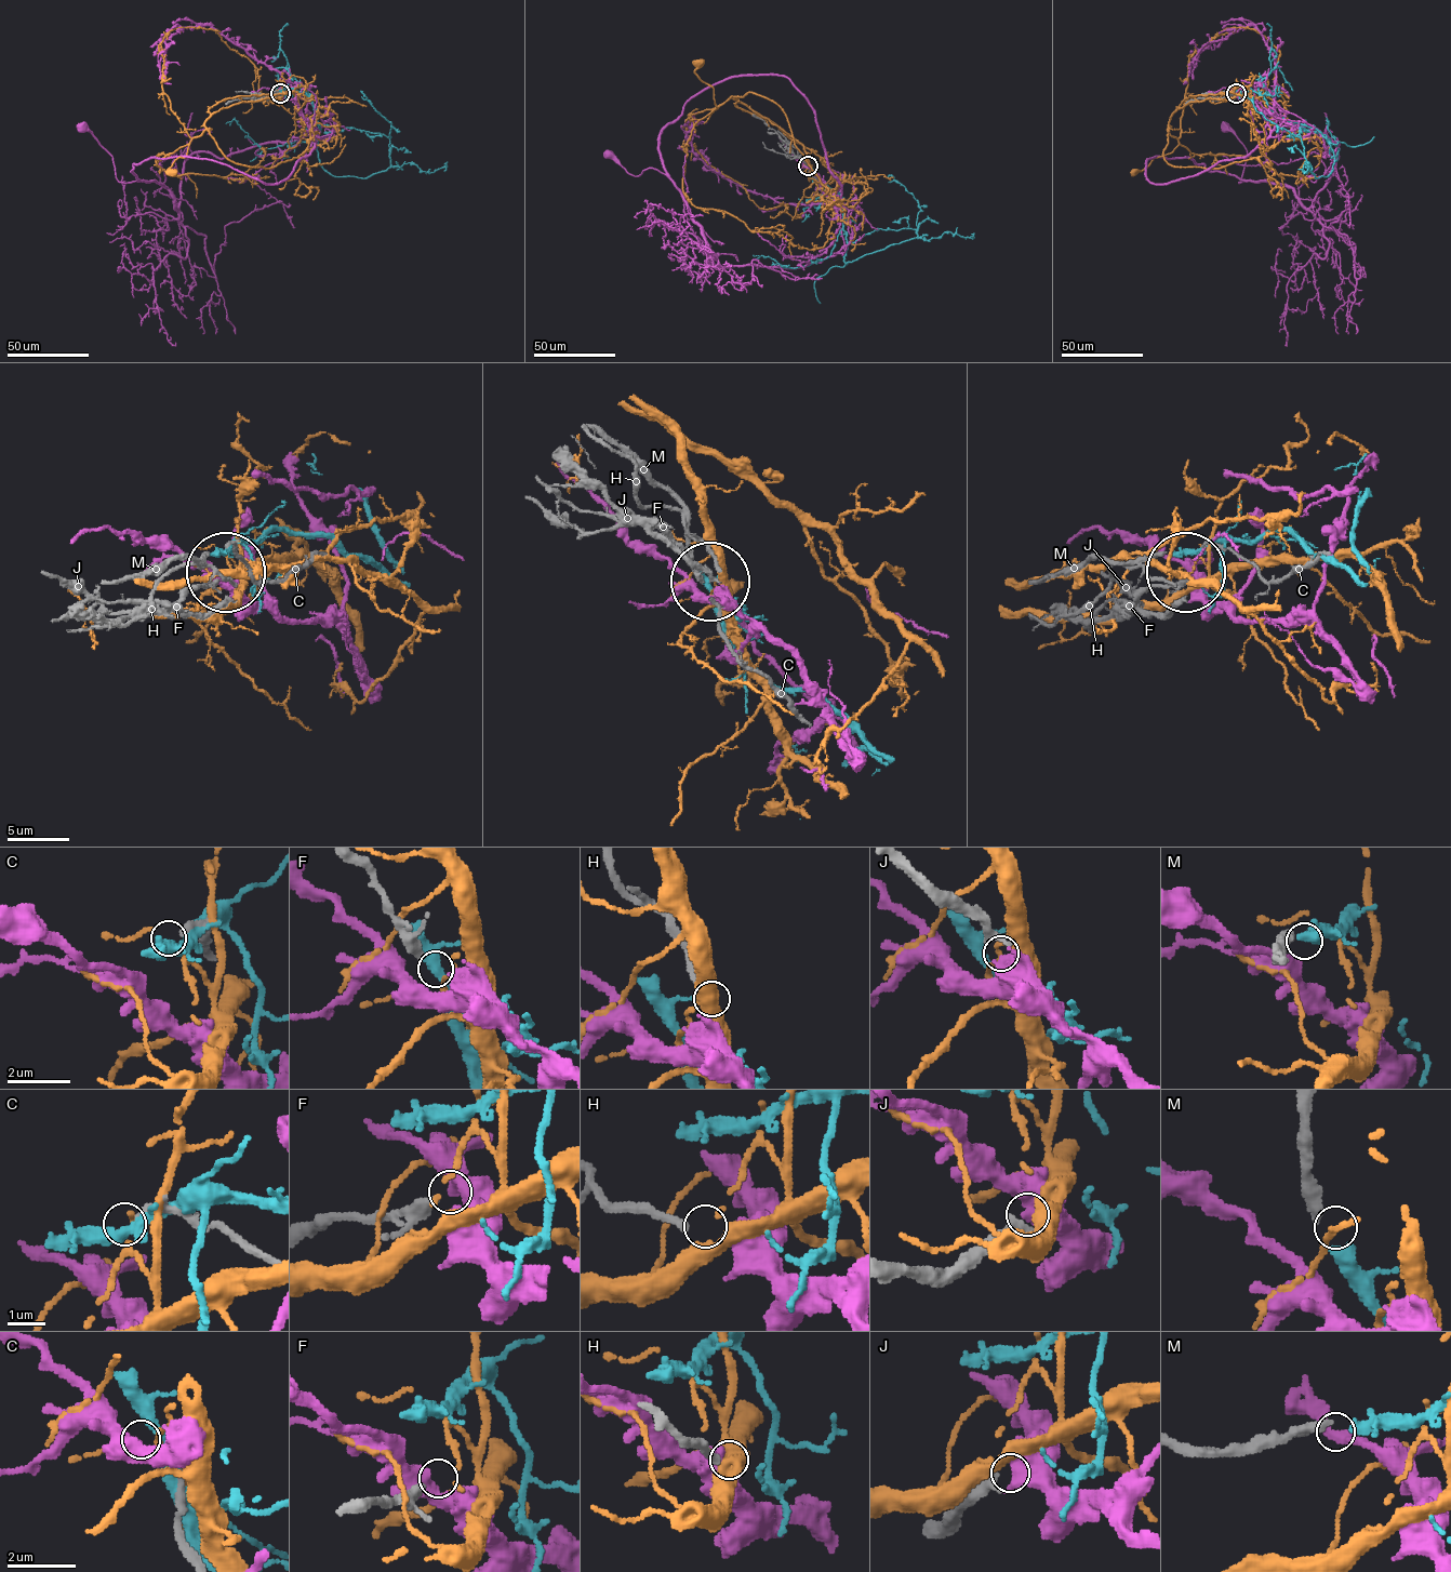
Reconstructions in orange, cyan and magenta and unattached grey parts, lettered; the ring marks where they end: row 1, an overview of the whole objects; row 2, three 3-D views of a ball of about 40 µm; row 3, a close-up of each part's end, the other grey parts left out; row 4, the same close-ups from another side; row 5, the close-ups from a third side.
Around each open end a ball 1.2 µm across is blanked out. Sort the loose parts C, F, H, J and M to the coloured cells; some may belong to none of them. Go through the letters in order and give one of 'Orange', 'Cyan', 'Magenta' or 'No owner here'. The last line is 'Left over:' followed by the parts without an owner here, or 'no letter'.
C: No owner here
F: No owner here
H: No owner here
J: Magenta
M: Cyan
Left over: C, F, H

